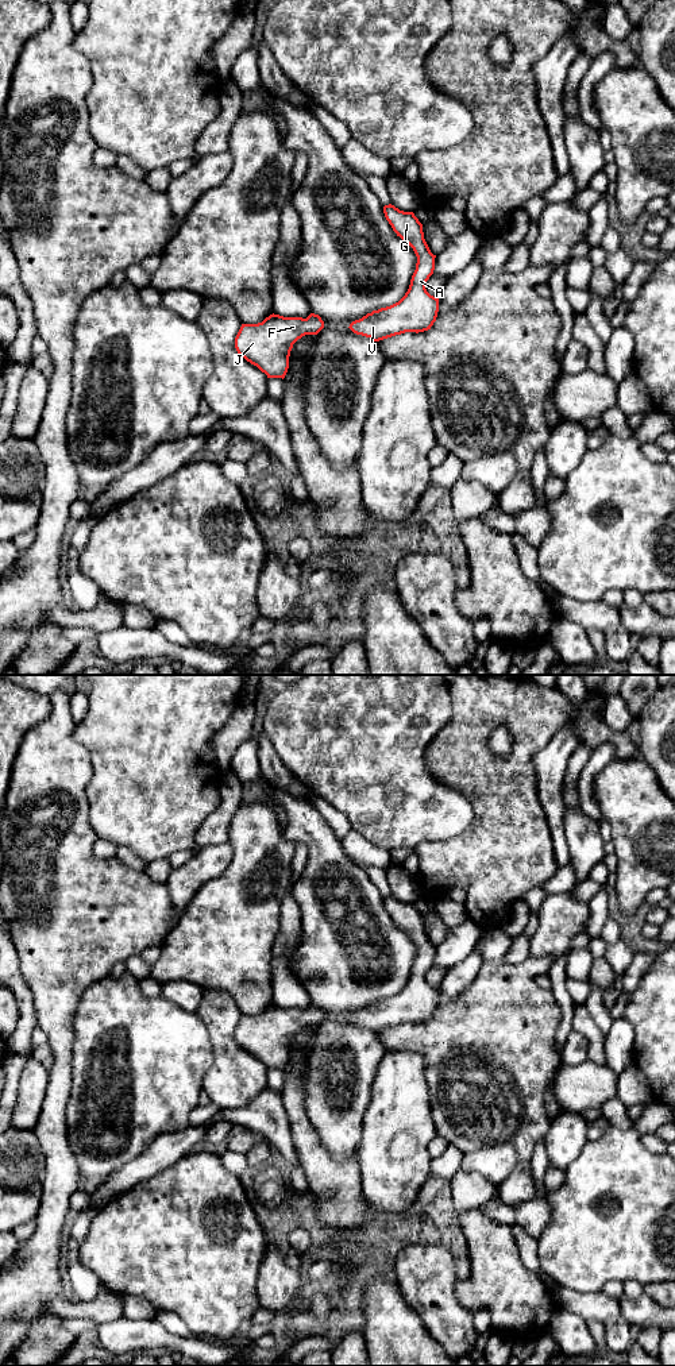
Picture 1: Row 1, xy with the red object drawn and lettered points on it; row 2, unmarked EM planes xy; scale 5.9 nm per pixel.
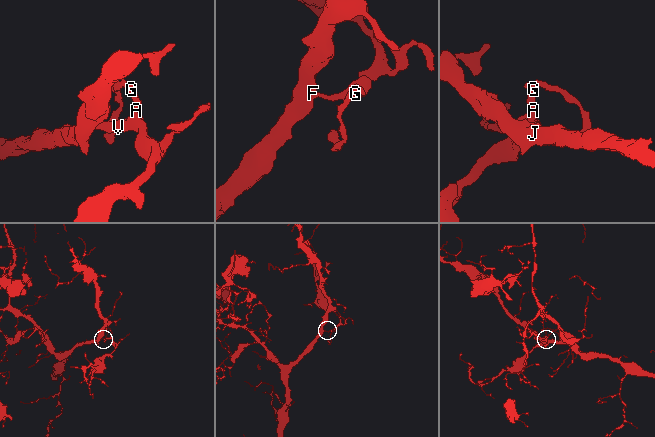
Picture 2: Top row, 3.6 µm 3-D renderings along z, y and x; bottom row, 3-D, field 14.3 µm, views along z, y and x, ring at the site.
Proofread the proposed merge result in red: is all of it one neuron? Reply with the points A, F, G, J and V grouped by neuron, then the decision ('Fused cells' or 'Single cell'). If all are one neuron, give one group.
Groups: A F G J V. Single cell

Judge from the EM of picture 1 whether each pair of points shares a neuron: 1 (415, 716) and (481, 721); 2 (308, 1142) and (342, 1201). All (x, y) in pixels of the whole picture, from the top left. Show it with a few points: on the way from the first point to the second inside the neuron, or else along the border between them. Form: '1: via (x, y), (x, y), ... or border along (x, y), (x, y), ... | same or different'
1: border along (450, 689), (450, 721), (429, 744) | different
2: via (313, 1157), (324, 1176), (335, 1187) | same

